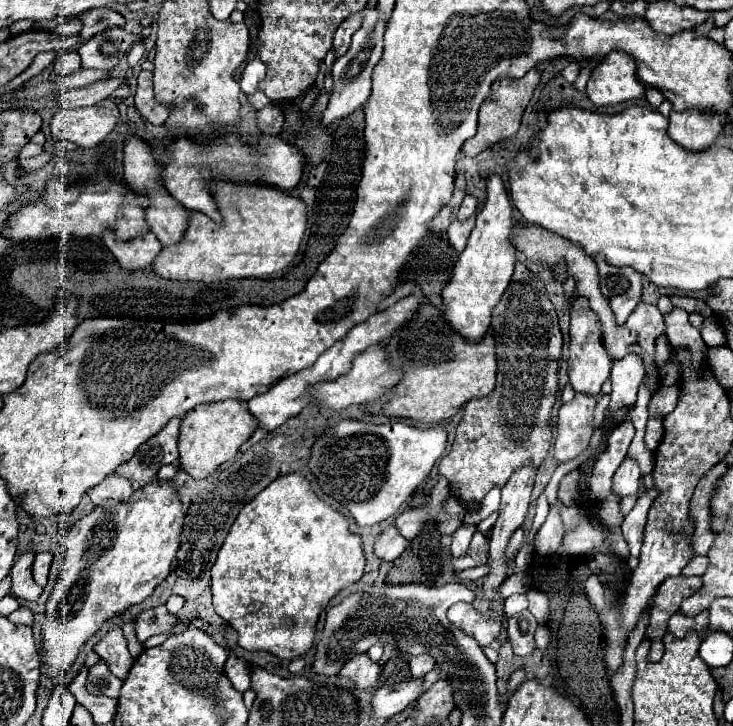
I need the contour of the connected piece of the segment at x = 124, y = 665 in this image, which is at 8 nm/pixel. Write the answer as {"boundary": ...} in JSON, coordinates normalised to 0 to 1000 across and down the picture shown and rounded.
{"boundary":[[[154,865],[132,890],[130,890],[130,898],[138,904],[138,909],[149,917],[149,923],[160,931],[160,934],[173,934],[176,923],[179,923],[179,915],[181,915],[181,906],[173,895],[173,887],[171,887],[171,876],[165,871],[165,865]]]}

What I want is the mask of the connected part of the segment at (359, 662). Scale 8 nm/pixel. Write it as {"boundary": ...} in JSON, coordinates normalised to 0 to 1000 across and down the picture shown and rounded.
{"boundary":[[[495,898],[495,901],[473,909],[473,915],[465,920],[462,928],[471,934],[479,934],[490,948],[501,948],[514,939],[514,934],[520,931],[520,923],[523,923],[523,917],[517,912],[509,912],[503,906],[503,901]]]}

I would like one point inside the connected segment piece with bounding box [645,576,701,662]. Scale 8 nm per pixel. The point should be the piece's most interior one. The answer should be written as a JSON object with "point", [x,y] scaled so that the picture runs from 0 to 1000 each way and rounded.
{"point":[911,824]}

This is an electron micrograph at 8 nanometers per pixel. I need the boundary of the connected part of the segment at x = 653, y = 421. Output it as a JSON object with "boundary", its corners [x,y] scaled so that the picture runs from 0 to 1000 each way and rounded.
{"boundary":[[[888,573],[888,576],[883,579],[879,601],[879,610],[883,612],[883,617],[885,617],[885,620],[894,620],[894,617],[899,614],[899,609],[902,609],[905,598],[907,598],[905,576],[899,576],[899,573]]]}

